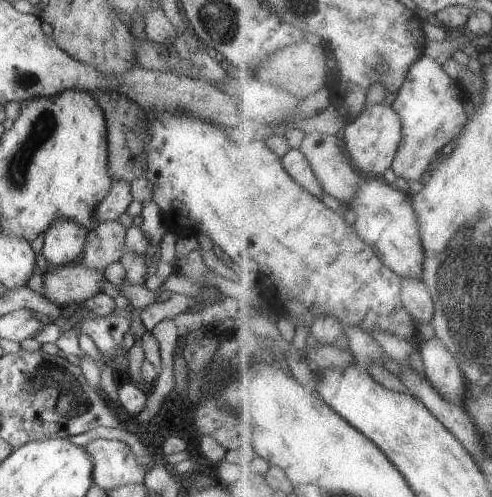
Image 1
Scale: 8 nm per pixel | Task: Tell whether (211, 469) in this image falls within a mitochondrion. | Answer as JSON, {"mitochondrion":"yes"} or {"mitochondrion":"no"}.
{"mitochondrion":"no"}

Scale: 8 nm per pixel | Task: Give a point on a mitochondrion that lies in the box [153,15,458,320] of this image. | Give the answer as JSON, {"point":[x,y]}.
{"point":[380,59]}

